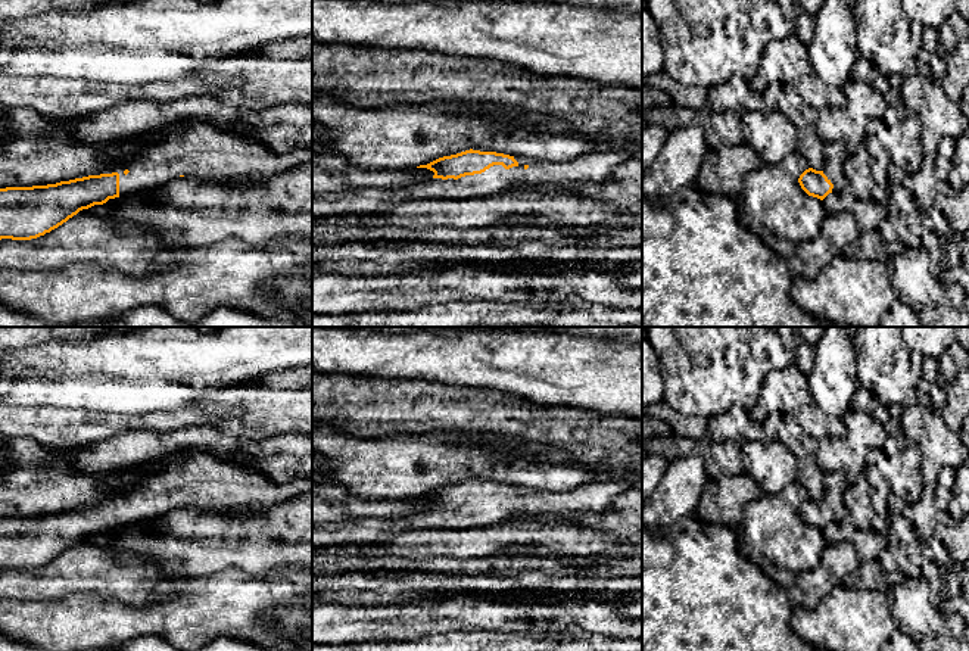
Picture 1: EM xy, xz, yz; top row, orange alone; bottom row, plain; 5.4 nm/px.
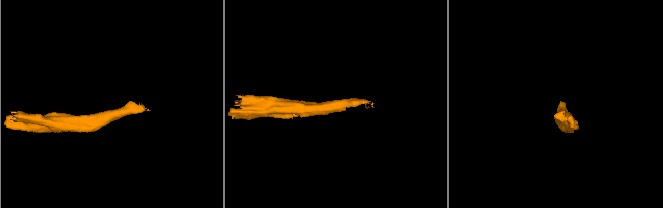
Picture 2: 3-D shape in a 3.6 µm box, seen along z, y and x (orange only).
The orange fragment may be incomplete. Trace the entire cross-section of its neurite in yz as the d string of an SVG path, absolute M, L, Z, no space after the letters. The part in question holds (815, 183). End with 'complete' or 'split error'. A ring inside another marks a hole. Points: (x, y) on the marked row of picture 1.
M842 141L825 143L823 147L823 169L816 171L813 168L806 169L798 183L801 189L813 197L823 200L832 191L841 191L848 187L848 181L844 172L845 161L850 156L850 150Z | split error

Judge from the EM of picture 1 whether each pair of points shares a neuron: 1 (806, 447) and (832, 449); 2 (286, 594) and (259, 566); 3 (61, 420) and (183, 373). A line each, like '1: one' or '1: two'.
1: two
2: two
3: two

